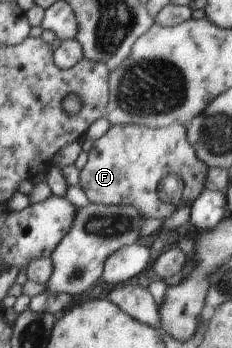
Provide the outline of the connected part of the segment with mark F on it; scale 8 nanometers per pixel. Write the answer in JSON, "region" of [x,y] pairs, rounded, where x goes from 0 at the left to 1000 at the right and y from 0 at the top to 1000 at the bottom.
{"region":[[[595,356],[478,362],[435,397],[422,397],[379,457],[345,491],[336,532],[384,580],[457,589],[560,586],[603,603],[621,626],[711,632],[759,609],[763,592],[698,583],[681,566],[681,529],[728,500],[776,506],[793,526],[784,580],[828,586],[879,546],[888,494],[901,483],[845,454],[841,425],[802,397],[806,359],[733,356],[707,368],[647,368]]]}

